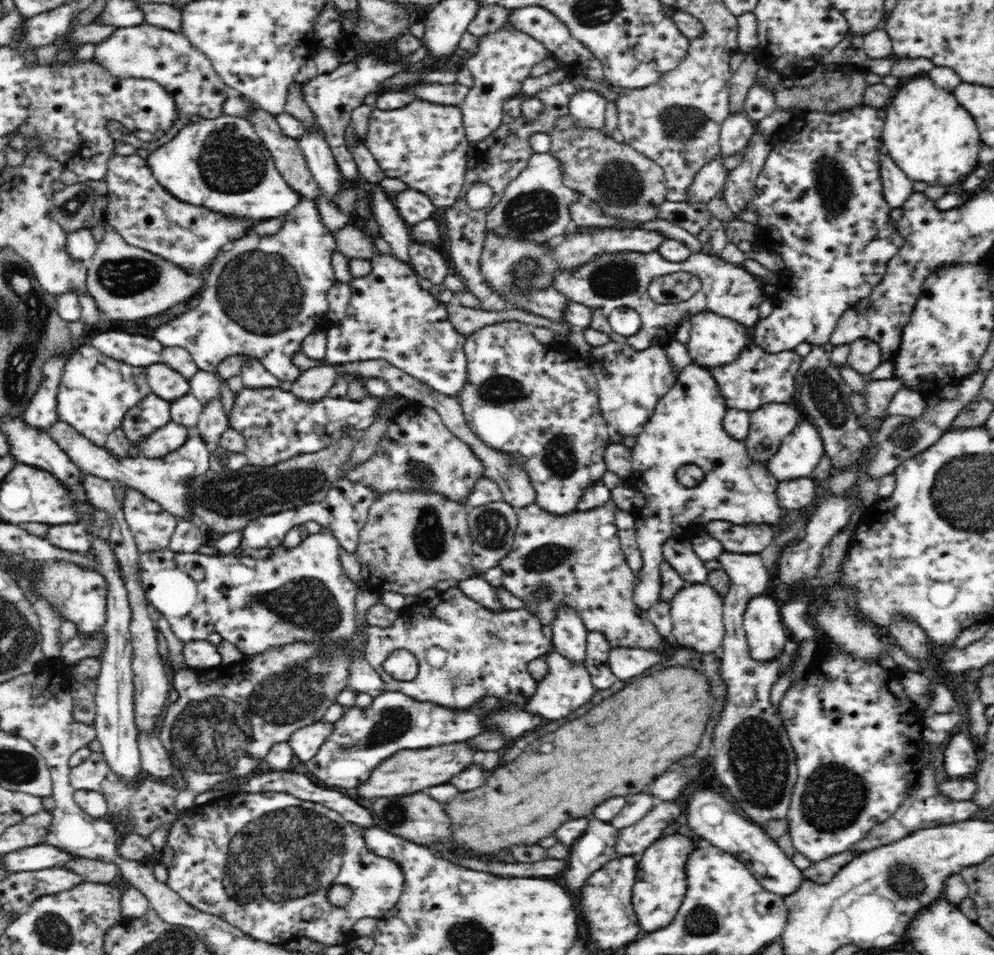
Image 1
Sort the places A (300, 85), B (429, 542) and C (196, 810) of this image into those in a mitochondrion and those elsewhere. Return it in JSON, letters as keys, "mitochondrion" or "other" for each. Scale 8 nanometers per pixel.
{"A":"other","B":"mitochondrion","C":"other"}

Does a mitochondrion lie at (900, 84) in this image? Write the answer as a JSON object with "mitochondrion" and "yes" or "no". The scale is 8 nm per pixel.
{"mitochondrion":"no"}

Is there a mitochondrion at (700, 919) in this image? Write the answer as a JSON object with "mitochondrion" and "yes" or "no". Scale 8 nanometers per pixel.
{"mitochondrion":"yes"}

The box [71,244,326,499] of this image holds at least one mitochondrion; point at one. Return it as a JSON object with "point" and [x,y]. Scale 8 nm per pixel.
{"point":[259,289]}

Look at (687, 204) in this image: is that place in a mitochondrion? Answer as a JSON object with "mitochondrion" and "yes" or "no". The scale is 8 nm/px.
{"mitochondrion":"no"}

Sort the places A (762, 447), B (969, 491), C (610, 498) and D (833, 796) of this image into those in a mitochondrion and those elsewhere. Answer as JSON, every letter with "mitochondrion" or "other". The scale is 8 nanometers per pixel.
{"A":"mitochondrion","B":"mitochondrion","C":"other","D":"mitochondrion"}

